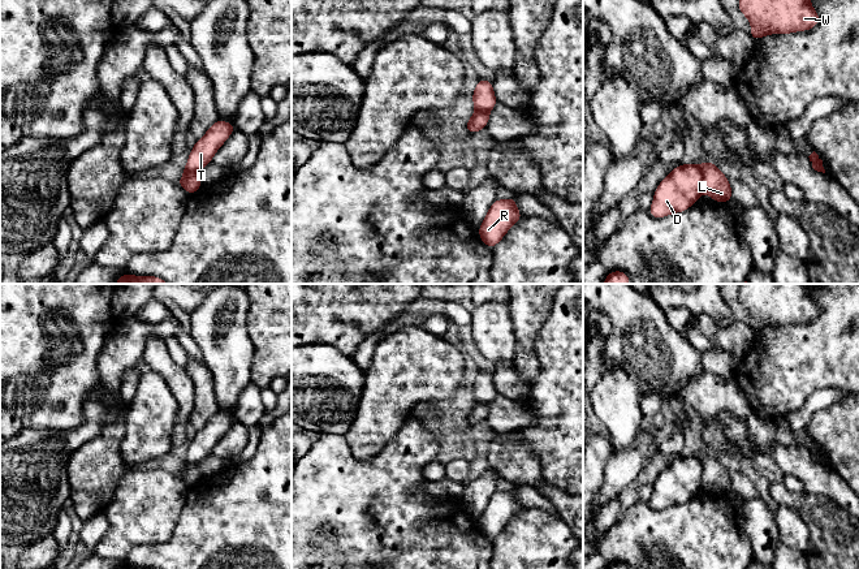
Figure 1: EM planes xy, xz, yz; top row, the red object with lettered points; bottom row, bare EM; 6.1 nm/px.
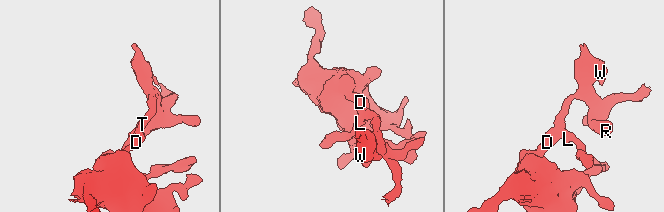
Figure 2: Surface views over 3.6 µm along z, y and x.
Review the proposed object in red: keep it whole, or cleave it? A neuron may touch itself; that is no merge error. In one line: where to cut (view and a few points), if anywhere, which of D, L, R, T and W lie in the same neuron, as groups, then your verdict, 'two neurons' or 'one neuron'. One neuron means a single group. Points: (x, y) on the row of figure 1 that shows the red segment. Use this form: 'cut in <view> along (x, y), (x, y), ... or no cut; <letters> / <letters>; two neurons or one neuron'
cut in yz along (698, 167), (702, 173), (703, 190); D / L R T W; two neurons

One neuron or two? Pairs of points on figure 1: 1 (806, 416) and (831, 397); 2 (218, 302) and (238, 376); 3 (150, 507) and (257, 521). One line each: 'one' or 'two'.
1: one
2: one
3: two

